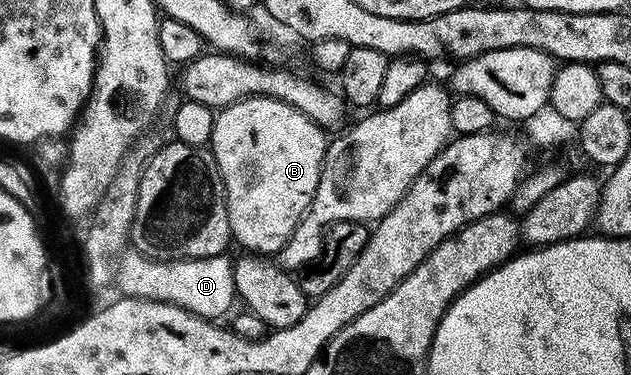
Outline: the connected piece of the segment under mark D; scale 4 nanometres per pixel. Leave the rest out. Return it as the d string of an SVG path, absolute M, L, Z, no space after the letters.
M127 251L117 261L119 293L150 301L164 301L210 318L211 313L223 313L236 300L235 274L230 256L202 257L196 261L153 261L142 253Z

